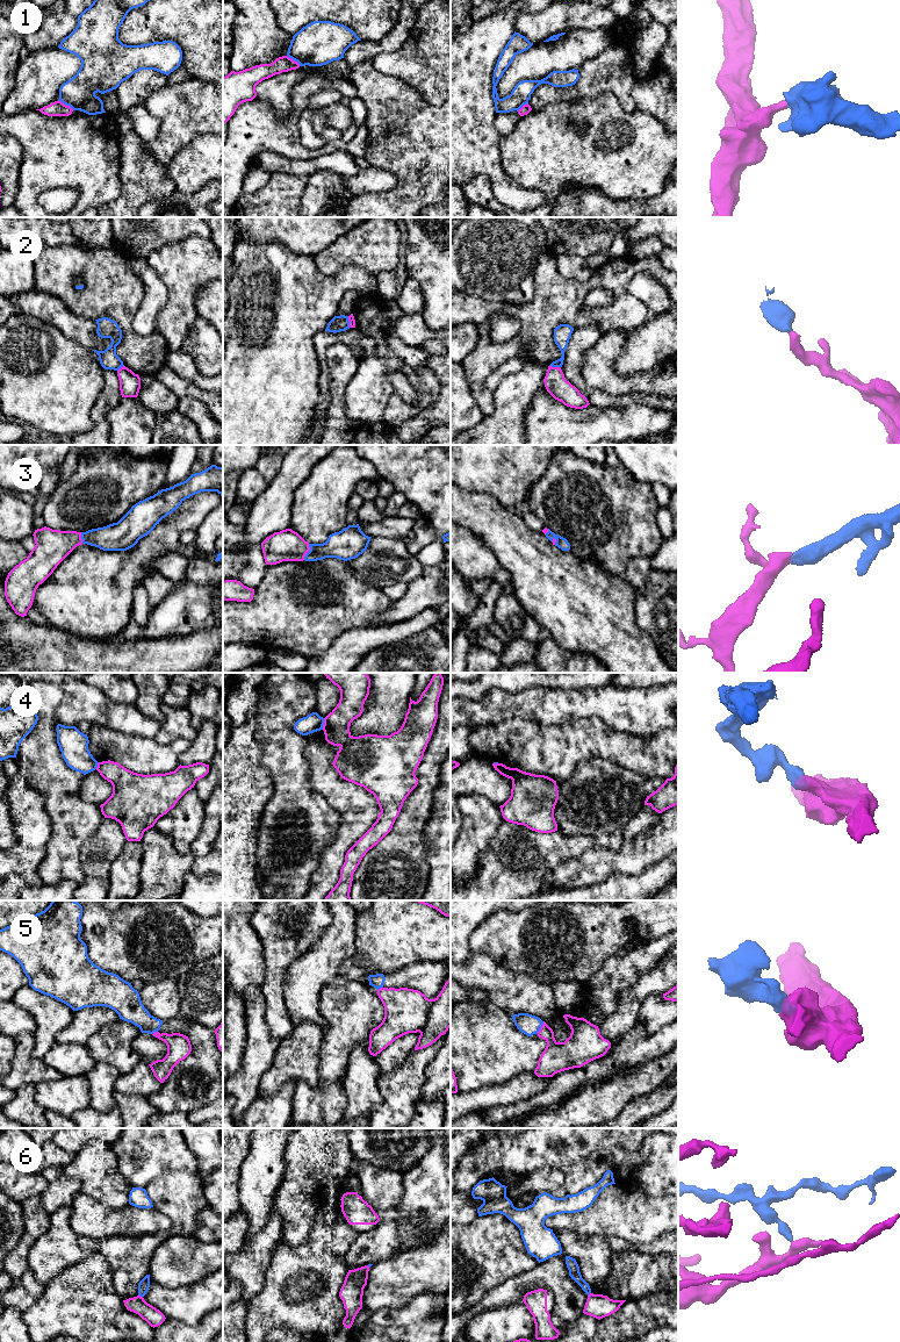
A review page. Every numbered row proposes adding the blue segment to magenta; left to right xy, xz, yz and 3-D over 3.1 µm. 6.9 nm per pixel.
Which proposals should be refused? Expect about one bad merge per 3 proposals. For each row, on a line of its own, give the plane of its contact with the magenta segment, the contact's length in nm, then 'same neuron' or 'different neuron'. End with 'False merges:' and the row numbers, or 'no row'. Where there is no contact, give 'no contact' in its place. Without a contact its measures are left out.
1: xy | 130 nm | different neuron
2: yz | 80 nm | different neuron
3: xz | 120 nm | same neuron
4: xz | 80 nm | different neuron
5: yz | 100 nm | different neuron
6: xy | 40 nm | different neuron
False merges: 1, 2, 4, 5, 6

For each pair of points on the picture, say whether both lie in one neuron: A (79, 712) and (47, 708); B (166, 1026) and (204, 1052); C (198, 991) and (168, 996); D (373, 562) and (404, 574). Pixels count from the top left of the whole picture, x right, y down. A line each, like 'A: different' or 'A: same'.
A: different
B: same
C: different
D: same

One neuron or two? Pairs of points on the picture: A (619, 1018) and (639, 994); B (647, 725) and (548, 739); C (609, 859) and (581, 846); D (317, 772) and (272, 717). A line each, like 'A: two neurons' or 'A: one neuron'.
A: one neuron
B: two neurons
C: two neurons
D: two neurons

